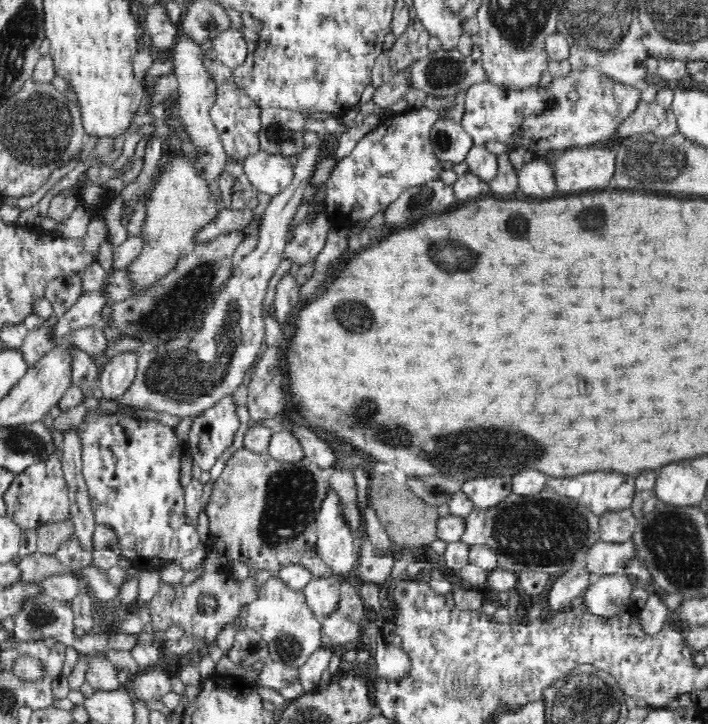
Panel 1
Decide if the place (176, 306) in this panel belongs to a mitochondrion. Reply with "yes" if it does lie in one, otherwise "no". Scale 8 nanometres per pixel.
yes

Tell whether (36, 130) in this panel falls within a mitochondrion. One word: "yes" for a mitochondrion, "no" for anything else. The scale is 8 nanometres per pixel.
yes

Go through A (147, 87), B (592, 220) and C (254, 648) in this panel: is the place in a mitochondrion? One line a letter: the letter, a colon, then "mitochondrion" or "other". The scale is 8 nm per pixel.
A: other
B: mitochondrion
C: mitochondrion

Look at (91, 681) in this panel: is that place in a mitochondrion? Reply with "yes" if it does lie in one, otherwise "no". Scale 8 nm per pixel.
no

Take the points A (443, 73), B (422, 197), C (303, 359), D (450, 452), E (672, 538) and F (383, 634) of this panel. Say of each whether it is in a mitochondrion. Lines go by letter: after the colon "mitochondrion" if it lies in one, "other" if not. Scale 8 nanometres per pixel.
A: mitochondrion
B: mitochondrion
C: other
D: mitochondrion
E: mitochondrion
F: other

